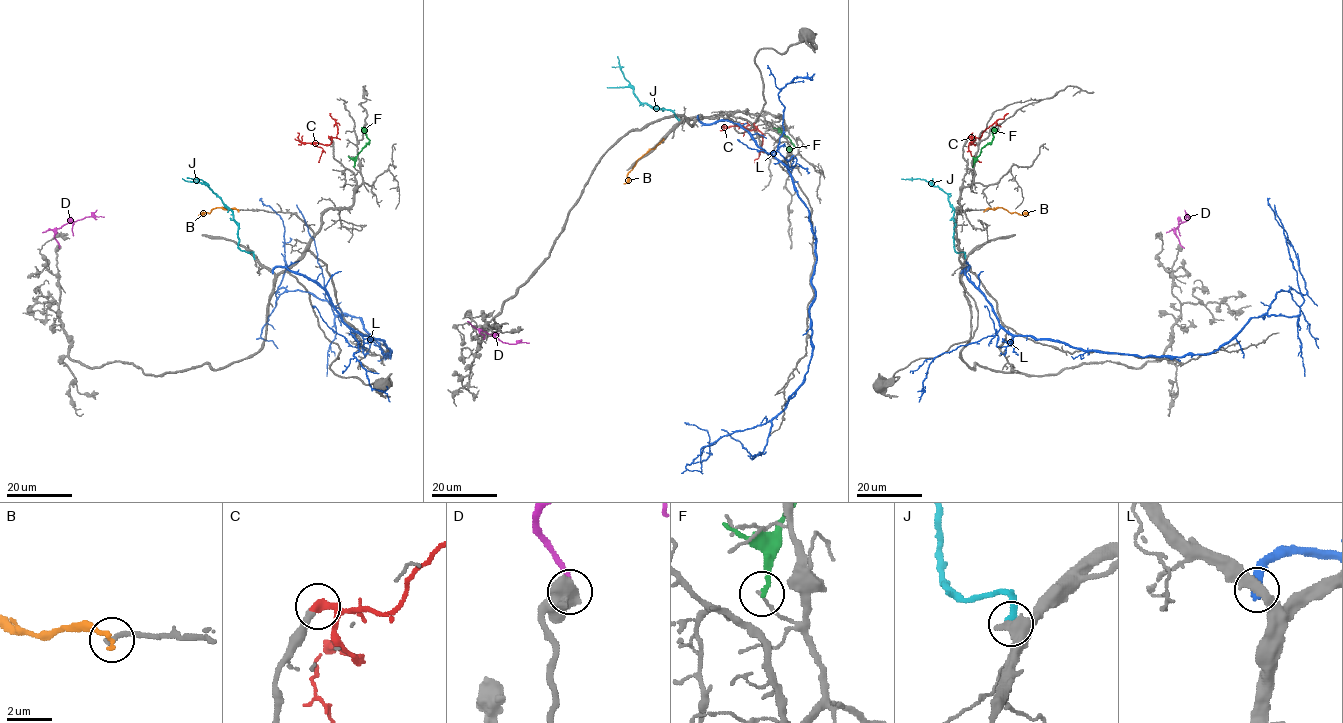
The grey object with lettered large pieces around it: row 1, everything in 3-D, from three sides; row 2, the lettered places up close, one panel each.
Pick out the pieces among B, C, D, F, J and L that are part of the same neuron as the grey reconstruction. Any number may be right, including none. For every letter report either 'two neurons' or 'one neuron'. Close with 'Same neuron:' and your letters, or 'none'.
B: two neurons
C: one neuron
D: two neurons
F: two neurons
J: two neurons
L: two neurons
Same neuron: C

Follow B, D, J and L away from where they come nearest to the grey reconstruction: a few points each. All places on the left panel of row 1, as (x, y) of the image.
B: (238, 210), (214, 208), (198, 215)
D: (59, 247), (54, 237), (57, 229), (90, 216), (104, 217)
J: (254, 256), (253, 252), (239, 247), (238, 224), (233, 214), (201, 179), (192, 178)
L: (273, 272), (313, 280), (390, 356), (360, 317), (307, 292), (275, 294), (284, 226), (261, 198)

